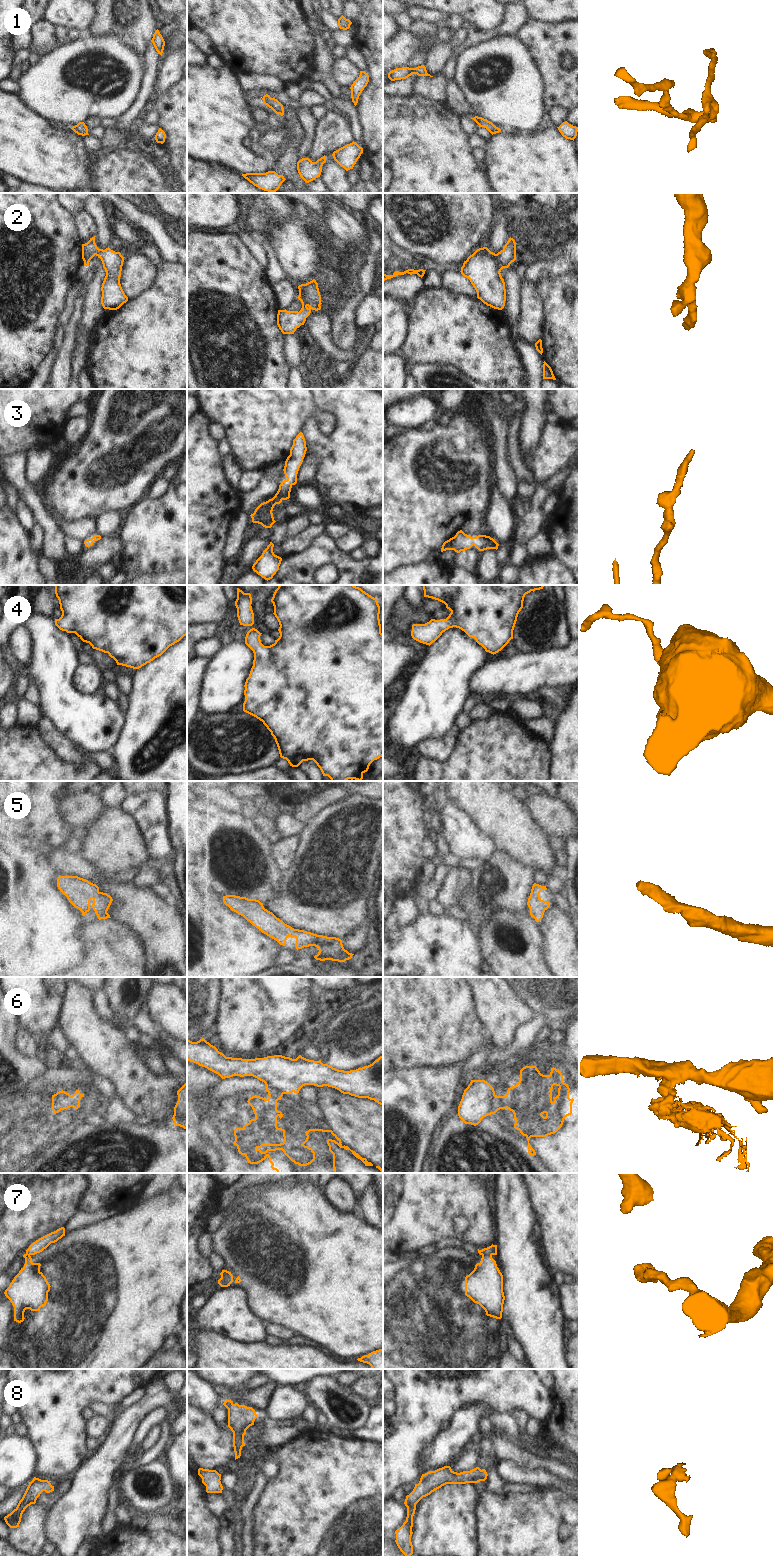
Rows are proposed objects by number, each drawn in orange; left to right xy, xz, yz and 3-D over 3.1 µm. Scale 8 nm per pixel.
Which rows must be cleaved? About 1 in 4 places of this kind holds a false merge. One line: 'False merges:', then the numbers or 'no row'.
False merges: 6, 7

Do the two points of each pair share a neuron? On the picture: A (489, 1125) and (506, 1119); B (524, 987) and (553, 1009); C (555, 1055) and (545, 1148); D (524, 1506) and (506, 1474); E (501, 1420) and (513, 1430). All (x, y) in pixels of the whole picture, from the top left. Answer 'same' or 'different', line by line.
A: different
B: same
C: same
D: different
E: same

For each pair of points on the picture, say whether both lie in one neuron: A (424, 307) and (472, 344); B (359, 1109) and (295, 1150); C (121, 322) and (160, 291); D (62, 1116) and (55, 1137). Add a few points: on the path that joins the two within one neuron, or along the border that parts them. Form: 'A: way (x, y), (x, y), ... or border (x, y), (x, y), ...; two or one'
A: way (436, 318), (446, 328), (462, 332); one
B: border (331, 1129), (342, 1142); two
C: way (131, 320), (150, 301); one
D: way (62, 1121), (62, 1128), (59, 1132); one

